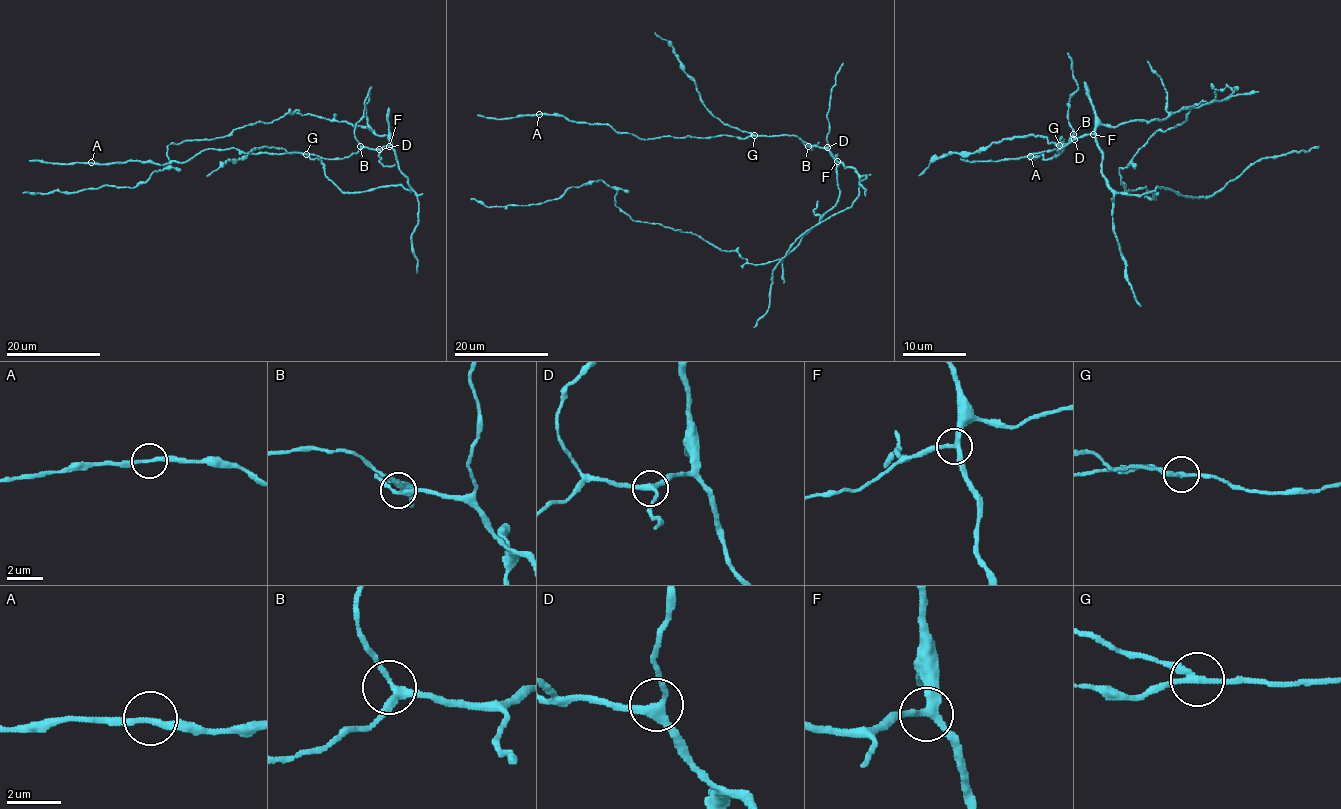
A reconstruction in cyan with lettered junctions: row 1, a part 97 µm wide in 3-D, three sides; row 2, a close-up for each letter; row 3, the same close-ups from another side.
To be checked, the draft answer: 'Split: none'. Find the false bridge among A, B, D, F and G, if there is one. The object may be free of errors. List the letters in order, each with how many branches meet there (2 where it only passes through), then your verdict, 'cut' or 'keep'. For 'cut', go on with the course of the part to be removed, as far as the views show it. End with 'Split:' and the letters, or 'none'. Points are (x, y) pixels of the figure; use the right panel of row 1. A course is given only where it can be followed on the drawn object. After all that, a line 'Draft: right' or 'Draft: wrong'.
A: 2 branches meet; keep
B: 3 branches meet; keep
D: 3 branches meet; keep
F: 3 branches meet; keep
G: 3 branches meet; cut; foreign part runs (1058, 145), (1045, 137), (1020, 136), (973, 153), (937, 156), (919, 176)
Split: G
Draft: wrong

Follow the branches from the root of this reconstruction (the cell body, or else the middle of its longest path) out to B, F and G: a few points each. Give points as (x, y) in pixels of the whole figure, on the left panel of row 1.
B: (376, 134), (392, 136), (388, 139), (389, 144), (380, 148), (360, 146)
F: (376, 134), (392, 136), (388, 139), (389, 146)
G: (376, 134), (392, 136), (388, 139), (389, 144), (380, 148), (361, 147), (344, 158), (324, 159), (307, 154)

